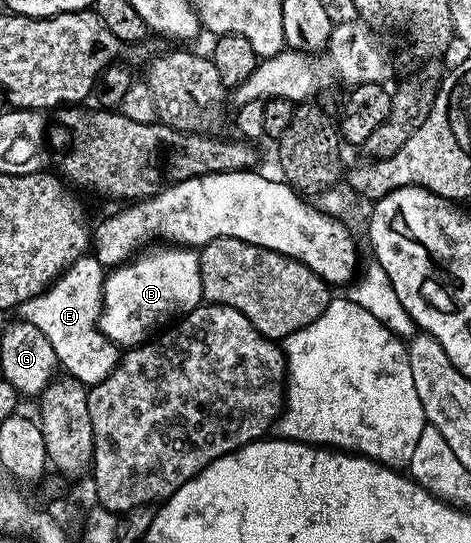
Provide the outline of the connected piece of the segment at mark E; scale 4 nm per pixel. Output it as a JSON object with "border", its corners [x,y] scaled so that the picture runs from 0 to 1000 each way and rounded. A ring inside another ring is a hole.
{"border":[[[180,466],[83,543],[38,565],[40,576],[51,578],[49,593],[70,595],[89,610],[89,621],[115,635],[121,670],[180,709],[217,702],[255,667],[248,634],[236,632],[208,600],[223,512],[223,494],[212,490],[202,468]]]}

